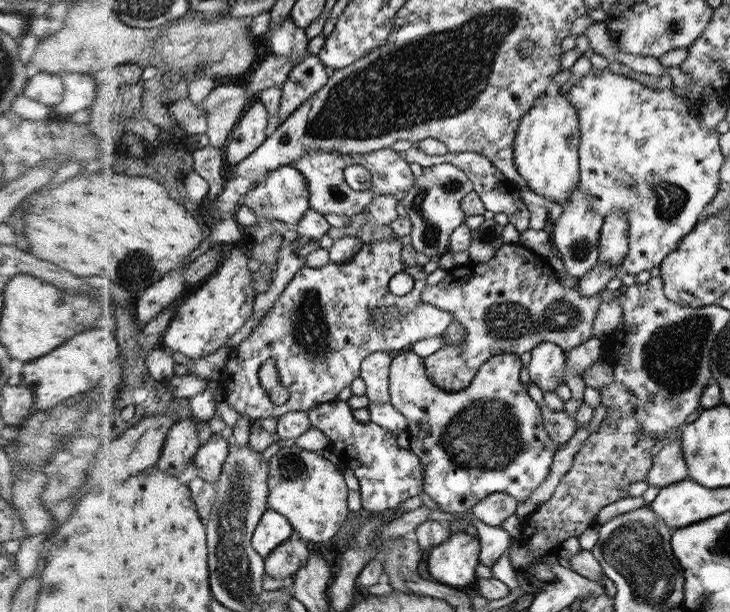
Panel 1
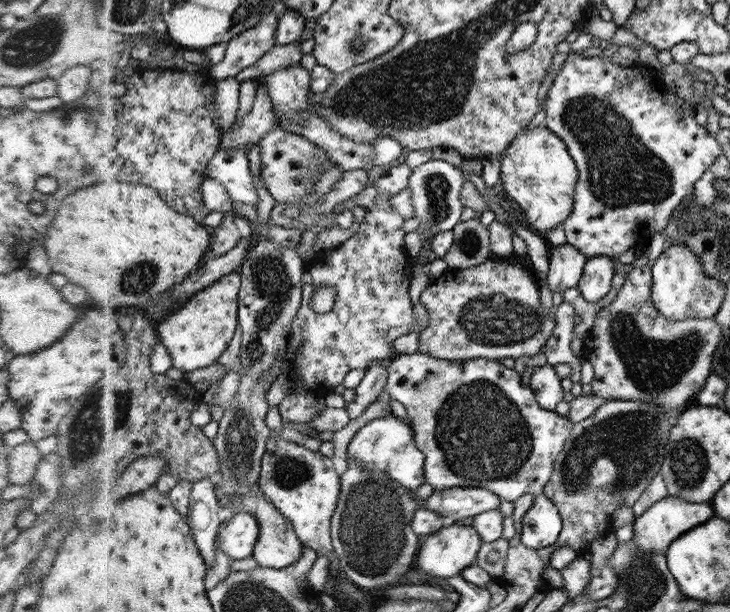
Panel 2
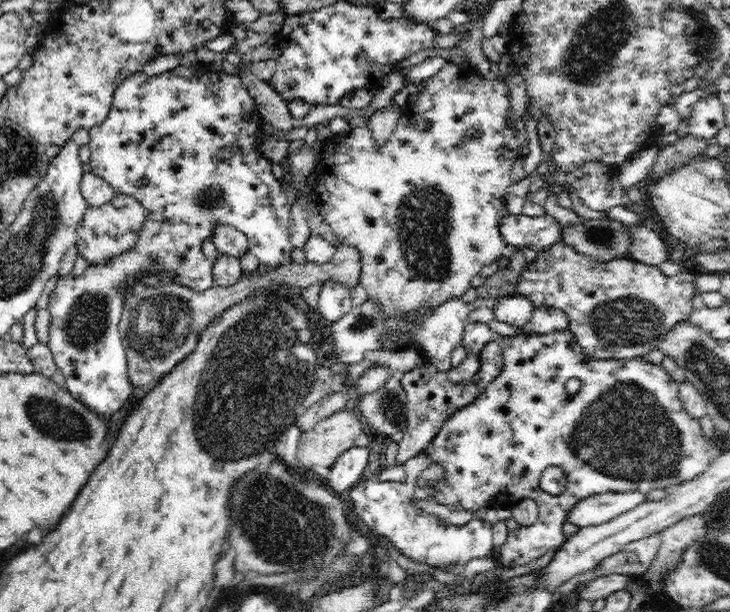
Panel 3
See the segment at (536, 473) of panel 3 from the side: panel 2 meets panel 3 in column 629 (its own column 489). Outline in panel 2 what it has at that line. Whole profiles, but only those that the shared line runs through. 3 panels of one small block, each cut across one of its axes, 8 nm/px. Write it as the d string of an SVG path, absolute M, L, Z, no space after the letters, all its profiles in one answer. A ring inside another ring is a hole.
M419 350L396 354L387 362L385 390L404 404L414 430L416 445L425 453L425 482L435 490L468 487L492 491L502 501L516 502L525 495L538 495L553 474L557 456L573 432L573 421L542 408L536 393L526 388L518 372L486 358L438 360Z

